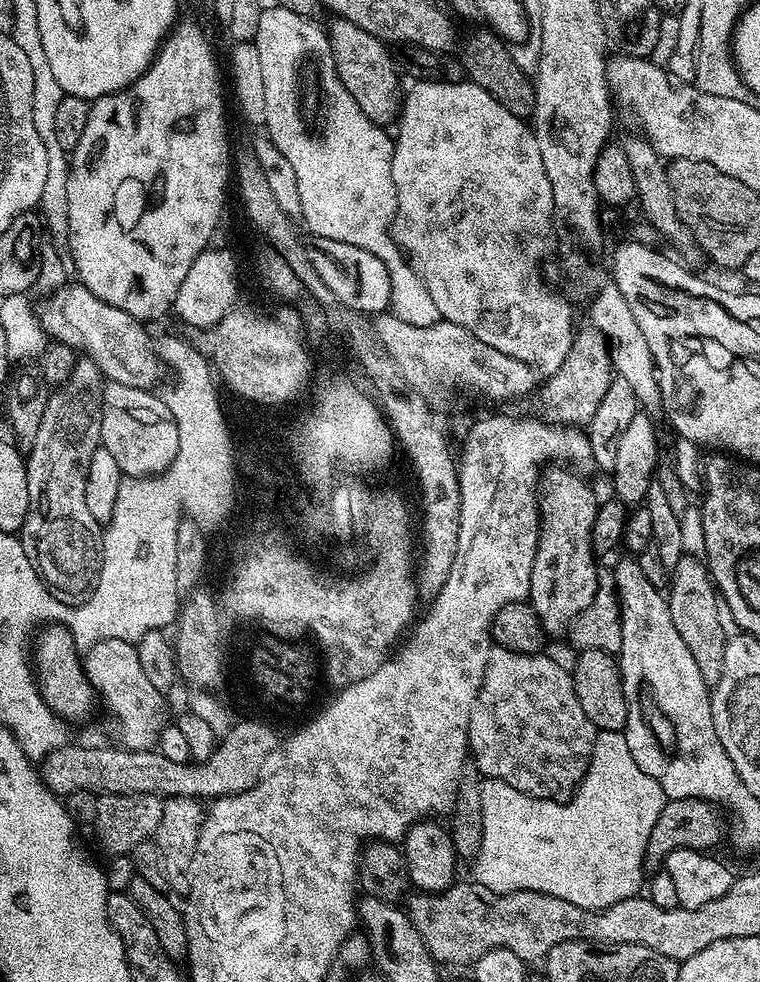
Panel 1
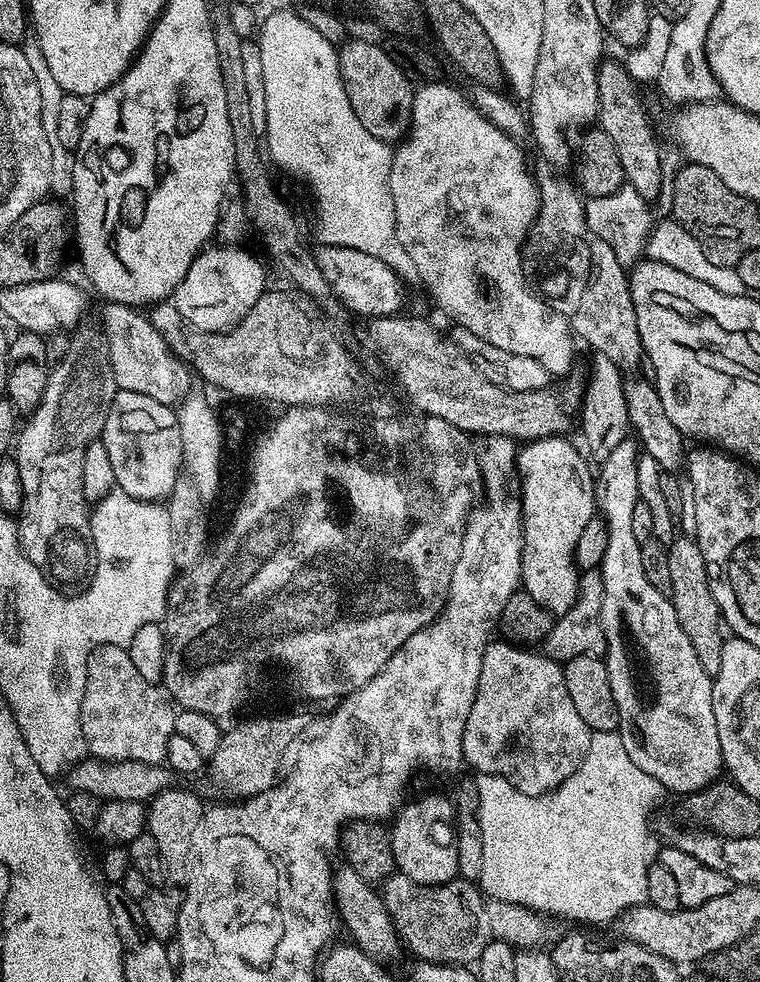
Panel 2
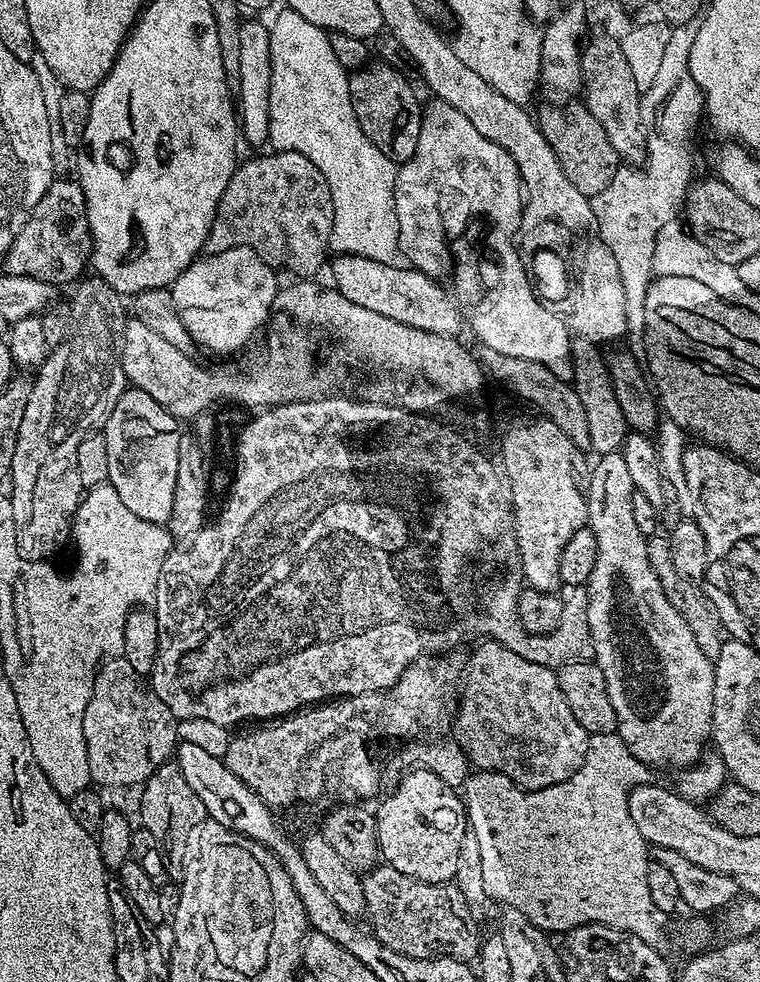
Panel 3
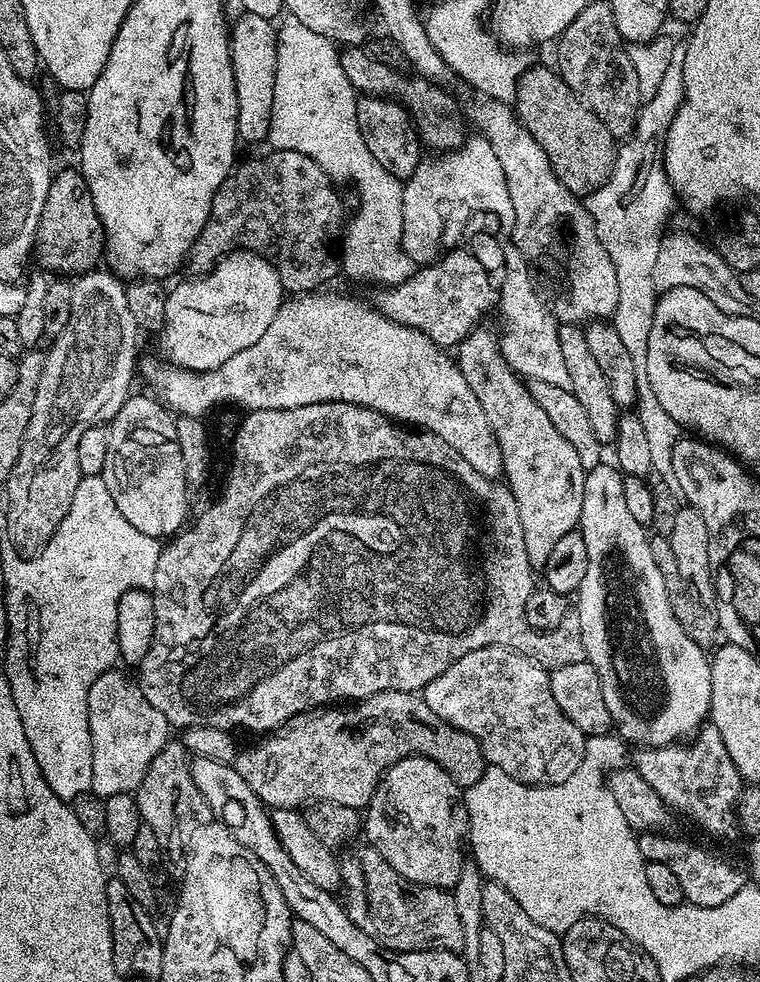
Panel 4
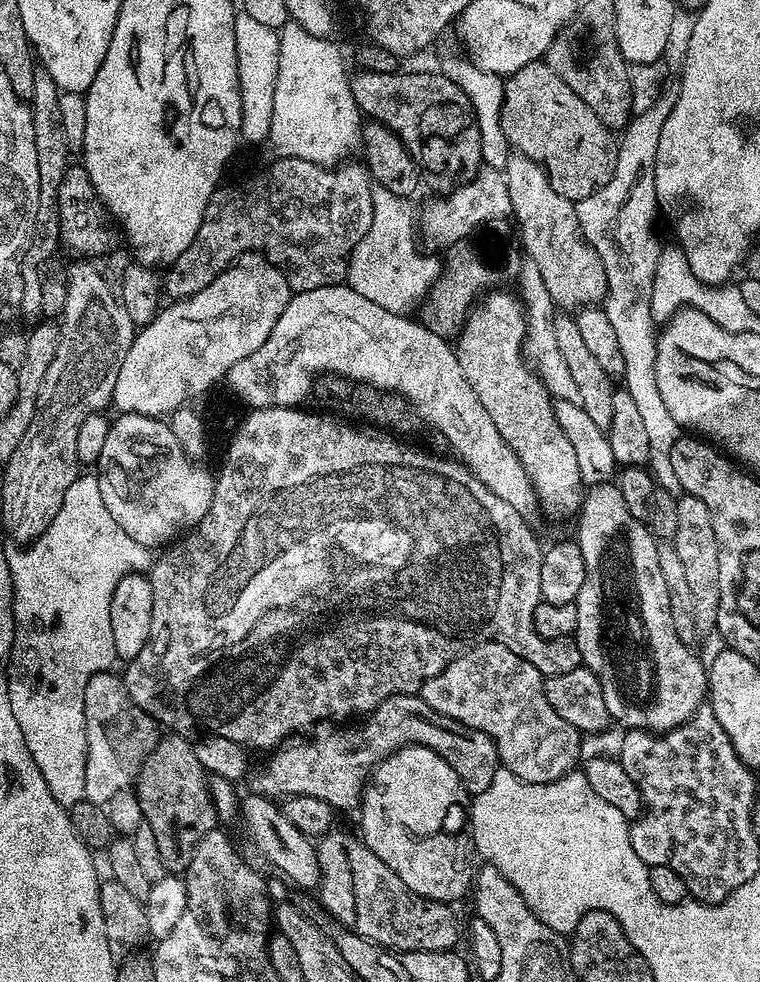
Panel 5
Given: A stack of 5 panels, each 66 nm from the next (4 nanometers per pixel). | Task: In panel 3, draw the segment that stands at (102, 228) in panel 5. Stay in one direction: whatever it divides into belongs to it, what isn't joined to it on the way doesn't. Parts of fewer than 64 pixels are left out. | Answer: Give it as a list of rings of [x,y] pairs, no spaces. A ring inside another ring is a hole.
[[[53,179],[51,186],[38,198],[38,206],[29,214],[26,226],[18,230],[10,250],[3,256],[3,271],[9,276],[38,278],[53,286],[79,281],[92,259],[90,218],[86,214],[86,198],[79,179]]]

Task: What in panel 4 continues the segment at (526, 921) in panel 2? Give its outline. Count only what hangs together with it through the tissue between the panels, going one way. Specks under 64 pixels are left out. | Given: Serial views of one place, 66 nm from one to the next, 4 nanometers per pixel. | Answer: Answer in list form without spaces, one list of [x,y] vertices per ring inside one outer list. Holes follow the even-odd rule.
[[[362,844],[362,847],[356,848],[352,853],[346,855],[340,860],[340,877],[342,879],[342,890],[346,892],[344,897],[345,912],[351,921],[358,925],[360,930],[365,930],[370,938],[378,942],[381,948],[390,949],[392,952],[429,952],[429,951],[461,951],[464,947],[464,930],[462,930],[462,923],[460,917],[456,912],[455,898],[451,891],[438,887],[422,887],[419,884],[412,884],[408,880],[402,878],[400,874],[380,854],[376,848],[368,844]]]

